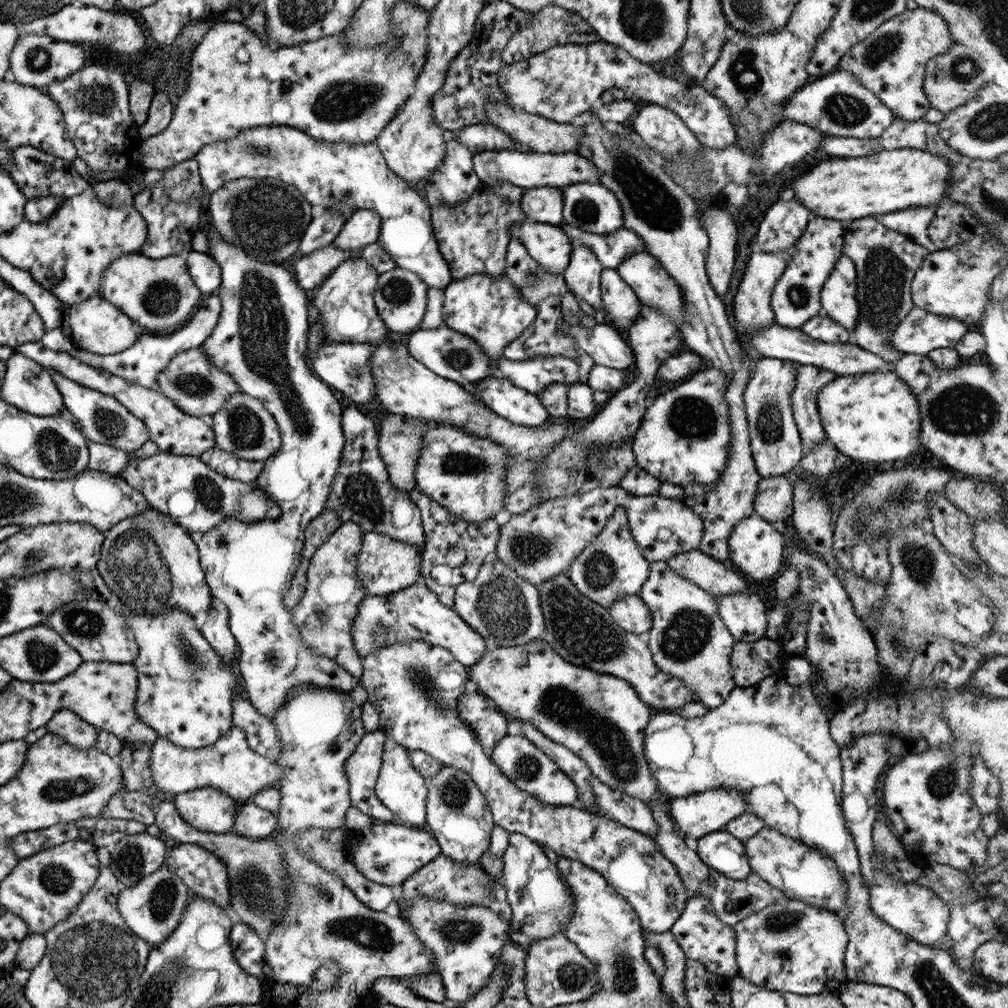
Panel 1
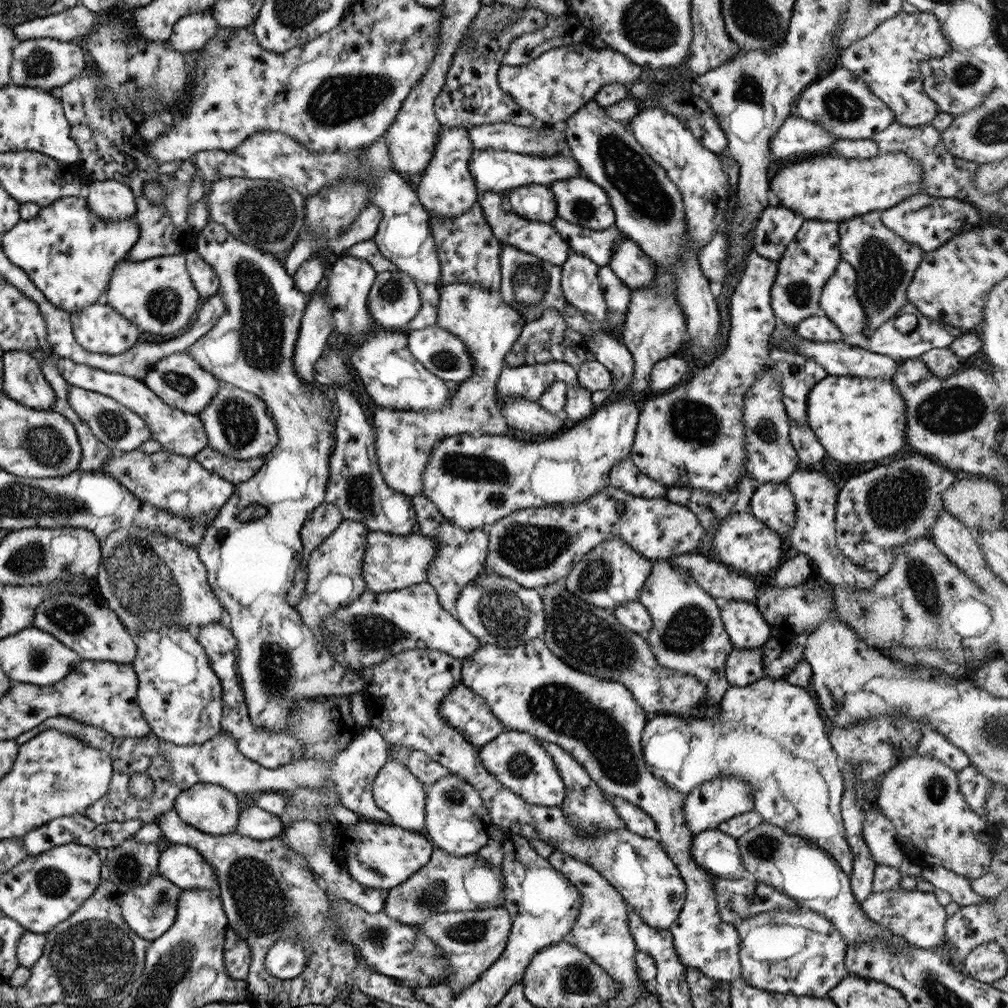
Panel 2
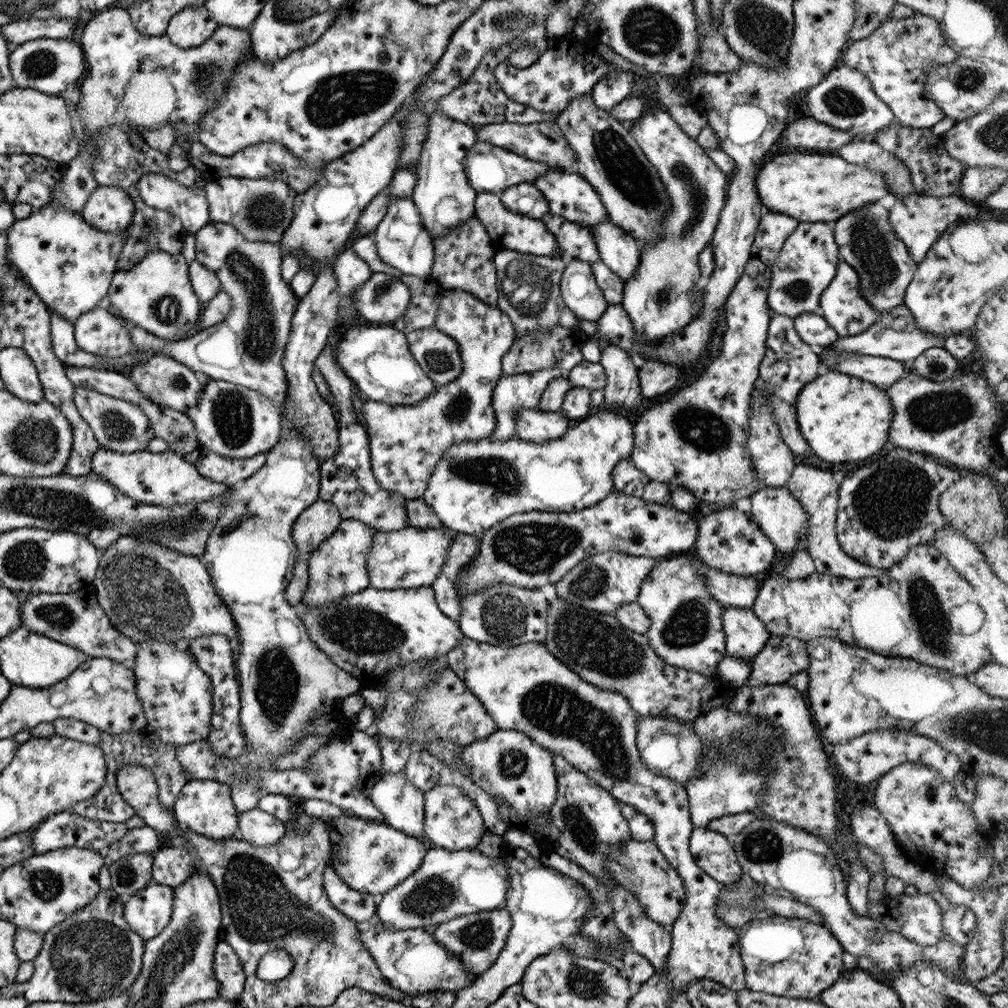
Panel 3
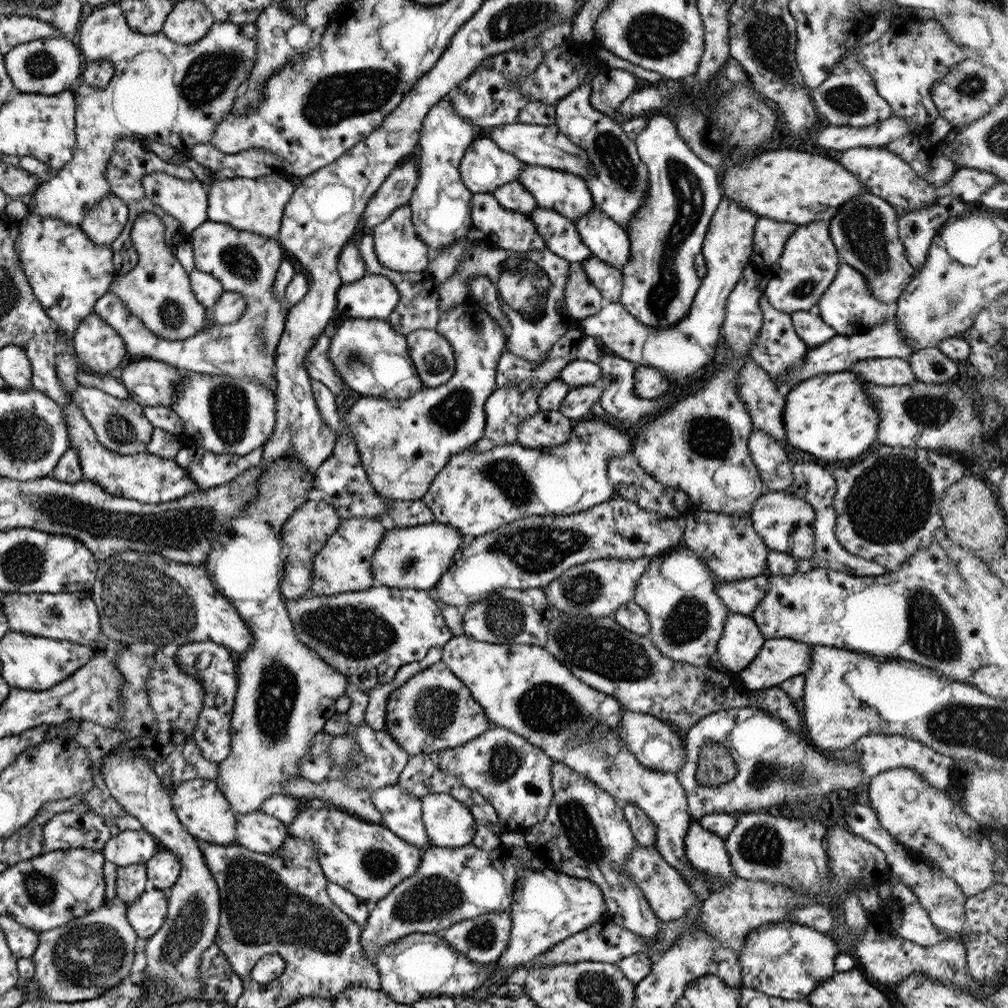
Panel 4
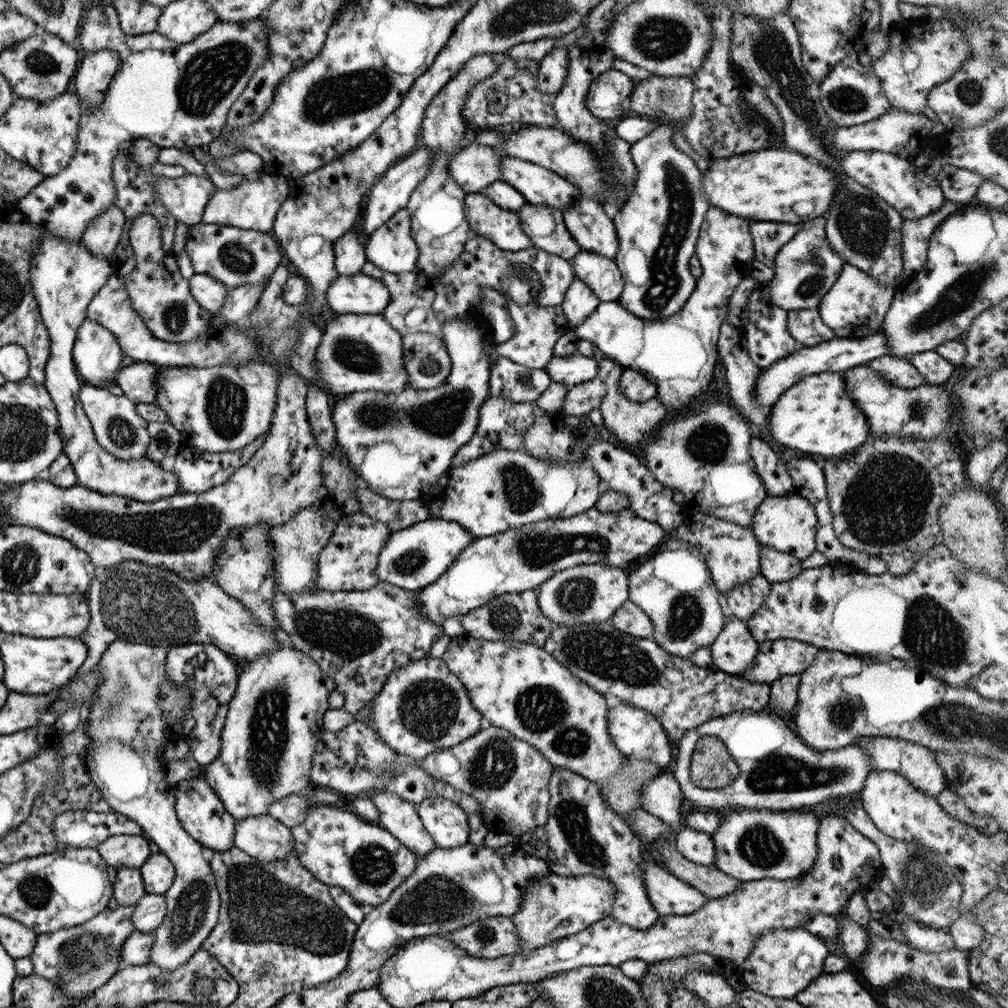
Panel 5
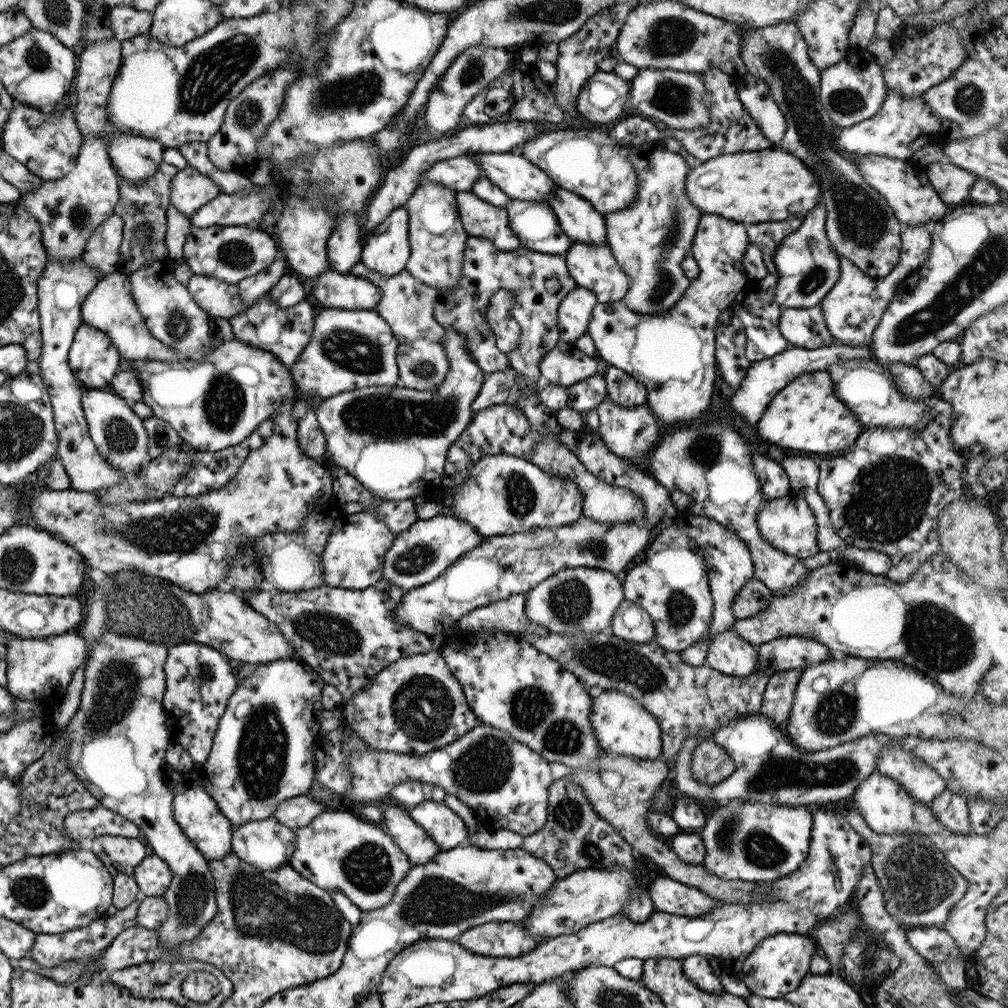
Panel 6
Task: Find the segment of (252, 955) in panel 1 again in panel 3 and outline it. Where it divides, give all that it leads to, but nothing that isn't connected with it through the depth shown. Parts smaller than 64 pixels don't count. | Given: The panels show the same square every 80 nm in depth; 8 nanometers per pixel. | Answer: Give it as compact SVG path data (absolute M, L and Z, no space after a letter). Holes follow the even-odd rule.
M219 939L215 948L212 954L212 971L218 982L218 998L236 1002L244 985L240 962L225 941Z

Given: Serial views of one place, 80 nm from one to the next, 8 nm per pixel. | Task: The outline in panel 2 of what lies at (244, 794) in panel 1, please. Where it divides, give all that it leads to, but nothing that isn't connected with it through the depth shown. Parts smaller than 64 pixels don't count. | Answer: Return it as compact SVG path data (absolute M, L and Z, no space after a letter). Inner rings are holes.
M363 728L330 760L330 763L321 759L306 758L279 768L265 768L237 752L234 738L230 734L217 733L209 740L196 745L181 746L161 740L159 750L170 766L172 781L180 790L195 783L211 783L226 788L235 796L241 793L256 796L263 792L284 794L298 787L322 786L327 791L334 792L341 806L345 806L359 818L371 822L387 823L388 820L388 814L375 806L371 796L372 782L388 757L388 743L375 729Z

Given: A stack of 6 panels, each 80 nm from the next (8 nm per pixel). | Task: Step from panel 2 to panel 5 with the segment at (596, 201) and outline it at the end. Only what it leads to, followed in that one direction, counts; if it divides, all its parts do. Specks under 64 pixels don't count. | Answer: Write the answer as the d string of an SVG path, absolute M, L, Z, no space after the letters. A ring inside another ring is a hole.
M503 154L500 160L500 181L520 192L527 203L549 205L561 212L569 208L577 197L581 197L578 188L559 174Z

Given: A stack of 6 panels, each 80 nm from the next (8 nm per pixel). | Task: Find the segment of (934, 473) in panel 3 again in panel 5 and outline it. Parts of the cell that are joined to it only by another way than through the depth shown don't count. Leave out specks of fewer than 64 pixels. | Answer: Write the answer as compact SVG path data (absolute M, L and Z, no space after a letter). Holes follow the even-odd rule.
M869 435L849 460L829 458L823 464L835 536L844 547L883 561L887 574L905 575L932 546L941 545L937 511L945 496L967 483L963 469L950 435L929 442Z

